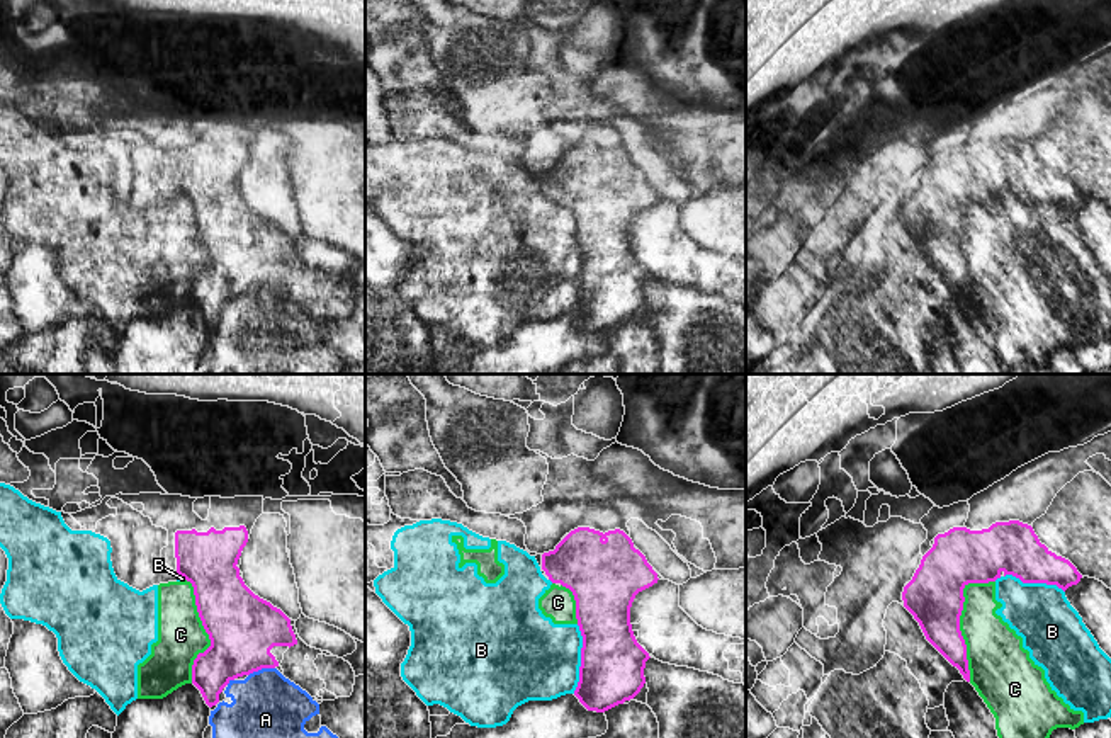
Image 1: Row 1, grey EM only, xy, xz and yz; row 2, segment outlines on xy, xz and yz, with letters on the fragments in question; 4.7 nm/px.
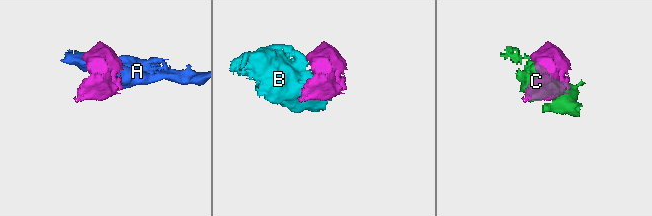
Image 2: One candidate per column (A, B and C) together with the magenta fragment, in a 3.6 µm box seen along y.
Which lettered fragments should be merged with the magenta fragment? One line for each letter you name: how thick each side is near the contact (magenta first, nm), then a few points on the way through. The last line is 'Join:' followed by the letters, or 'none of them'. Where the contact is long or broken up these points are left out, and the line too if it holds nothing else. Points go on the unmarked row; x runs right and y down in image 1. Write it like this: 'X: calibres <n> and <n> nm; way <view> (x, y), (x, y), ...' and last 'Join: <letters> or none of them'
Join: none of them

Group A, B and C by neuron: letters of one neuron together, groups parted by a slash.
A / B C

